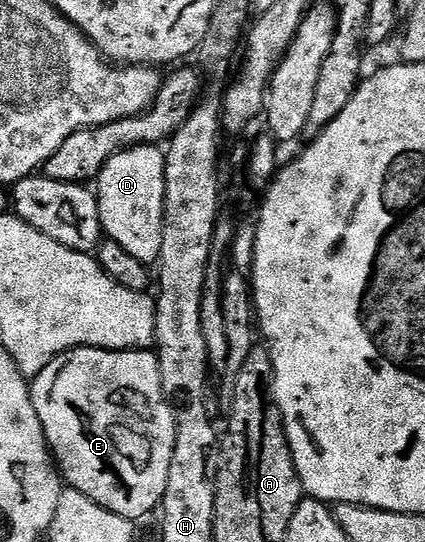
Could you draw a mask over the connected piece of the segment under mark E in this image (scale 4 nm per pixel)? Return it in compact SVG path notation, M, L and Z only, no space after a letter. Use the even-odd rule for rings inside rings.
M82 347L69 350L61 363L53 386L46 391L45 398L37 401L37 414L56 464L68 488L78 489L115 515L134 523L140 522L140 517L160 506L167 487L169 462L165 459L153 461L153 441L168 446L175 429L173 406L165 396L156 352Z

